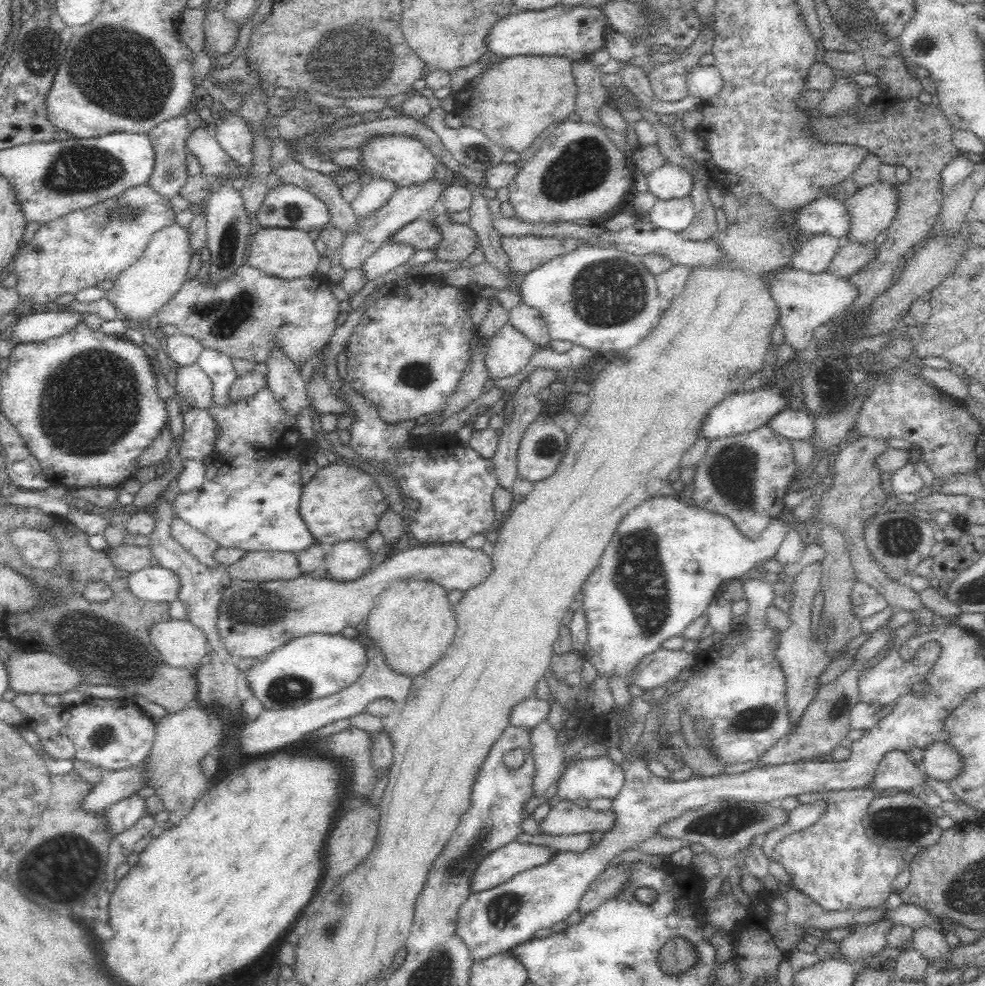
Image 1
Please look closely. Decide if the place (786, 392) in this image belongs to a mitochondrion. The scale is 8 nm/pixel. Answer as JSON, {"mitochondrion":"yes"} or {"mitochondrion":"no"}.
{"mitochondrion":"no"}

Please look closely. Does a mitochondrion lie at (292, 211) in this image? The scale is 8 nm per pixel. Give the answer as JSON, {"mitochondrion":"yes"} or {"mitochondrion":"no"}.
{"mitochondrion":"yes"}

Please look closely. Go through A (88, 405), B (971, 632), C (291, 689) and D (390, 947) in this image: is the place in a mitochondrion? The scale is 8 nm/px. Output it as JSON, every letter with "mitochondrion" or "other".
{"A":"mitochondrion","B":"other","C":"mitochondrion","D":"other"}

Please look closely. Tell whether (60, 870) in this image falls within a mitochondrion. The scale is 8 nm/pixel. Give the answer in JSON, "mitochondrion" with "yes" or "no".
{"mitochondrion":"yes"}

